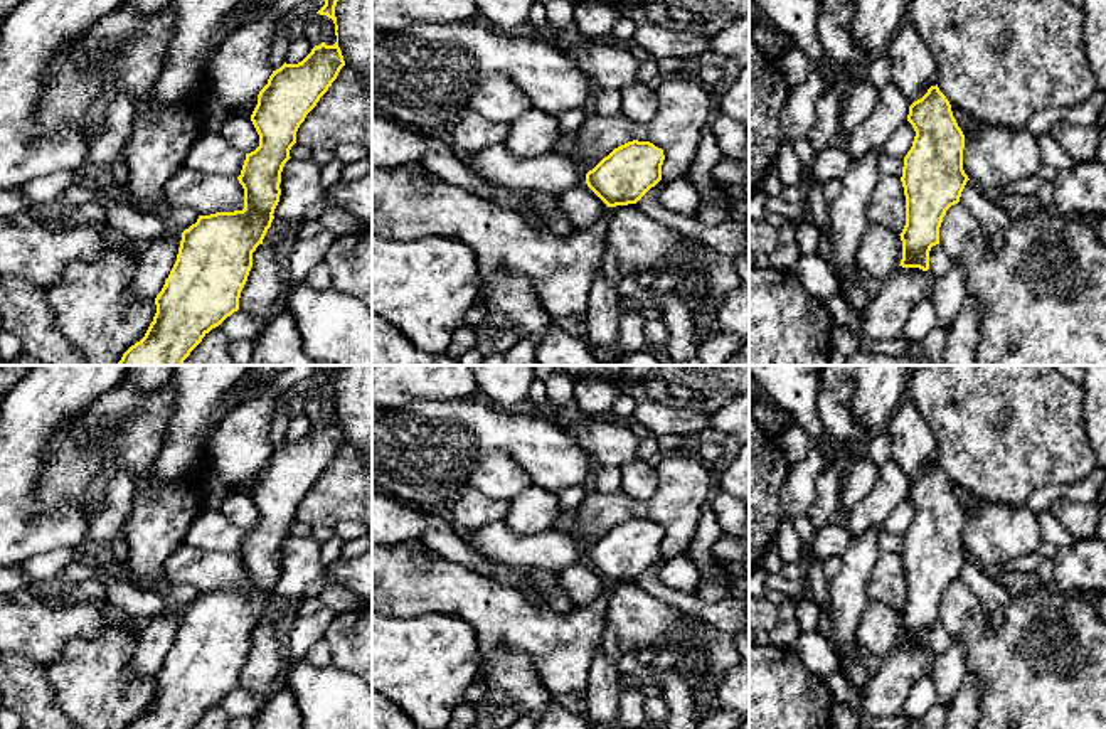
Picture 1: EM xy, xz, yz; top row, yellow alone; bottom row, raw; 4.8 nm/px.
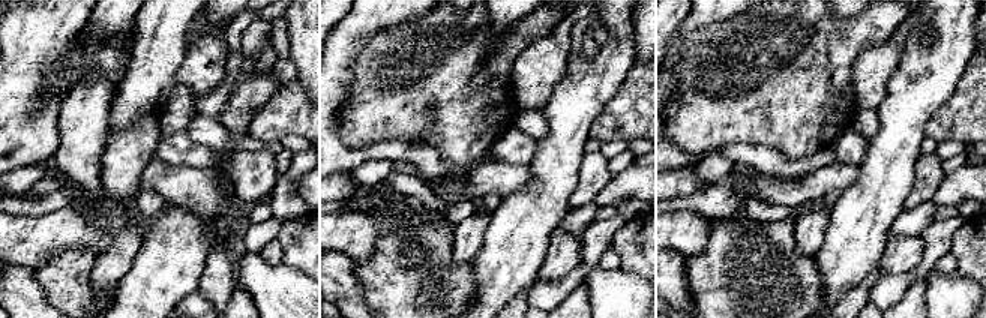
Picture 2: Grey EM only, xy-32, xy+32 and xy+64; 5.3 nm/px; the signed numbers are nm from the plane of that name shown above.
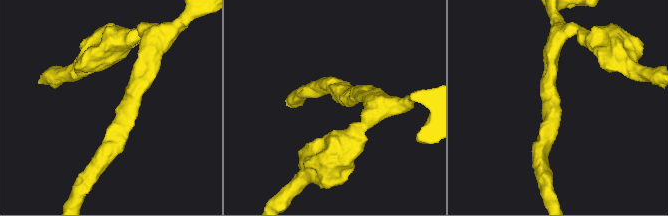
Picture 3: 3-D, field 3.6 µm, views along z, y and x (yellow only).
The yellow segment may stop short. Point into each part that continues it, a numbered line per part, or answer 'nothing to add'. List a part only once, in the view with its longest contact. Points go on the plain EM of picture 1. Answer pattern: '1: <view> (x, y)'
nothing to add

